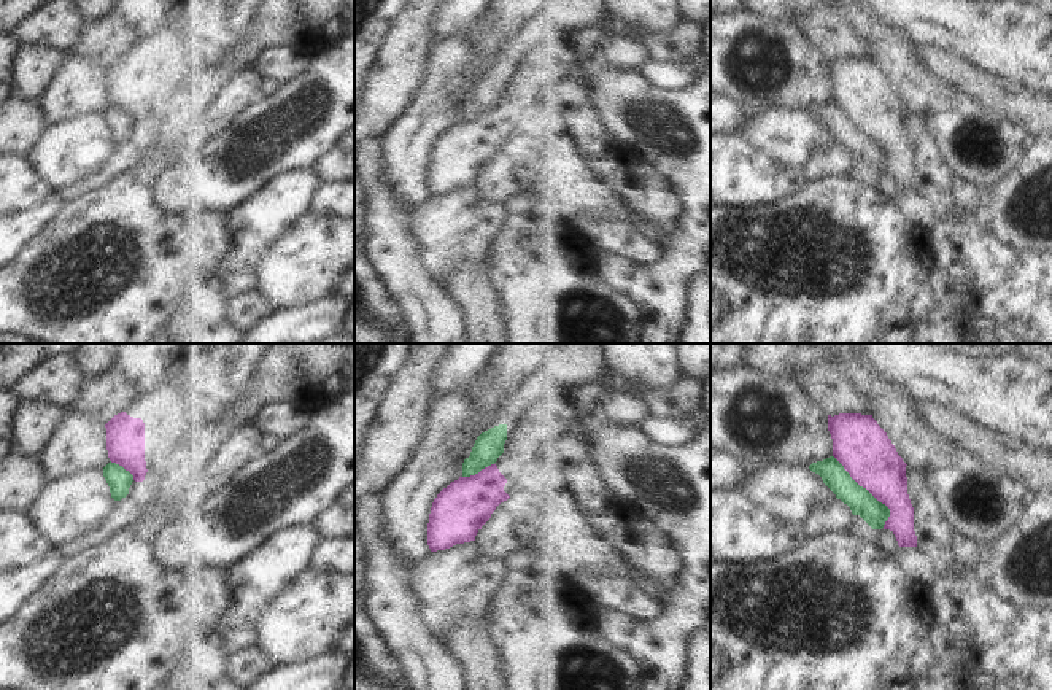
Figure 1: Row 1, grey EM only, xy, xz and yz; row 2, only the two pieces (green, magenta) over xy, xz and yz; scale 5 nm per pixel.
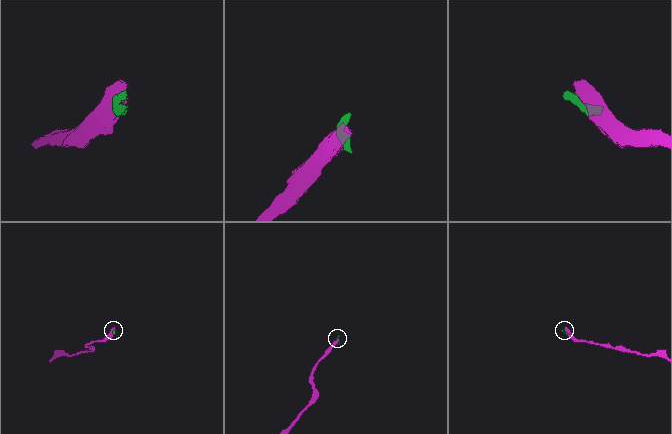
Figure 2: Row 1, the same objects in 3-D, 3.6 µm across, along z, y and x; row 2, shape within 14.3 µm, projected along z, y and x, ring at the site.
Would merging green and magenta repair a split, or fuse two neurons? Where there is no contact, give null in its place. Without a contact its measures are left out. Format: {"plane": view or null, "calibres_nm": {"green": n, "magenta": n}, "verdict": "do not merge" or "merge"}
{"plane": "yz", "calibres_nm": {"green": 130, "magenta": 280}, "verdict": "do not merge"}

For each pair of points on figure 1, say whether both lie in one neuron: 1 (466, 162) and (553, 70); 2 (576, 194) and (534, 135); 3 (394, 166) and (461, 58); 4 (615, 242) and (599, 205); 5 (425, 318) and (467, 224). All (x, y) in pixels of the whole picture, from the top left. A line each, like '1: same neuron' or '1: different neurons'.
1: same neuron
2: different neurons
3: same neuron
4: different neurons
5: different neurons

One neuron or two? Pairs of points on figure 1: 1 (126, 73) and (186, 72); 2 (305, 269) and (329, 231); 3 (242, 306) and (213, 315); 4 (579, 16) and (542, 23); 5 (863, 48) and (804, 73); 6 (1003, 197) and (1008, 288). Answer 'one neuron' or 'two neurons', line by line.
1: one neuron
2: one neuron
3: two neurons
4: one neuron
5: two neurons
6: two neurons

